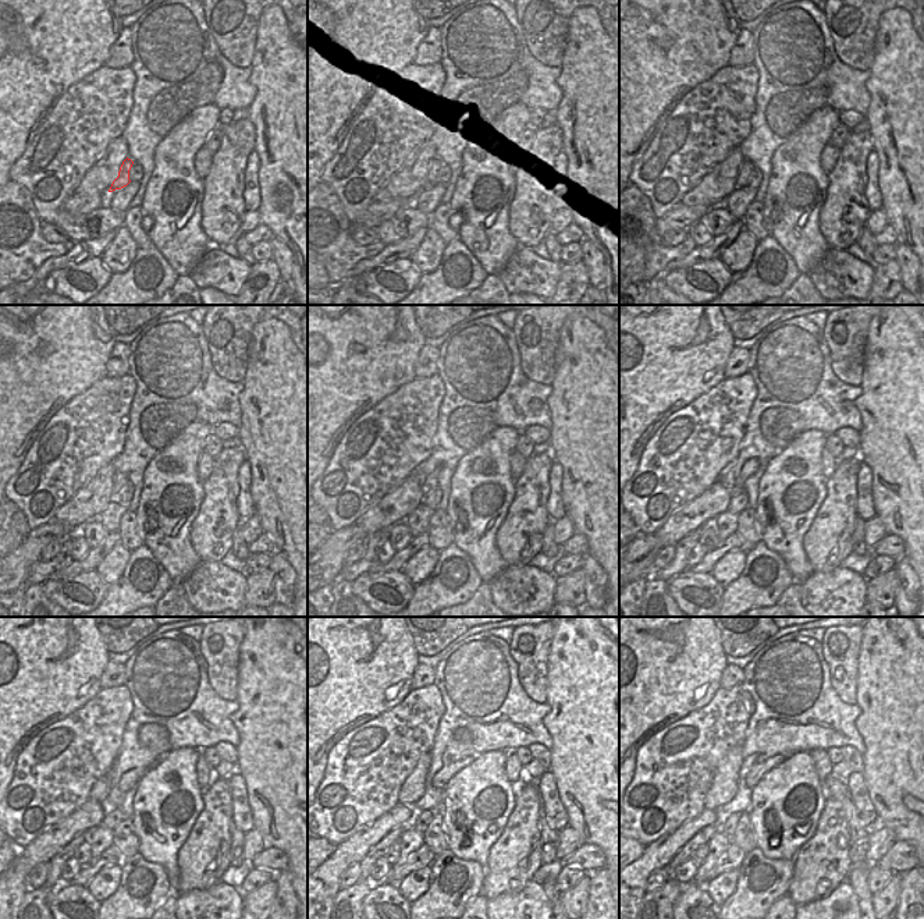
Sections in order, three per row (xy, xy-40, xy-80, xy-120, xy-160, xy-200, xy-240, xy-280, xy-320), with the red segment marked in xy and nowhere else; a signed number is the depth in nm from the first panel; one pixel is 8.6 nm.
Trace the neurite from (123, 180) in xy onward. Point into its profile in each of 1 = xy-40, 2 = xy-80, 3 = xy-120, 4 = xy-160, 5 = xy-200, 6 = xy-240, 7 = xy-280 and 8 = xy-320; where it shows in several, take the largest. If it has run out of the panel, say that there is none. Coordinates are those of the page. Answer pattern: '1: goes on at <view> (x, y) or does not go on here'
1: goes on at xy-40 (436, 165)
2: goes on at xy-80 (746, 167)
3: goes on at xy-120 (120, 479)
4: goes on at xy-160 (430, 482)
5: goes on at xy-200 (750, 465)
6: goes on at xy-240 (130, 779)
7: goes on at xy-280 (444, 774)
8: goes on at xy-320 (753, 777)

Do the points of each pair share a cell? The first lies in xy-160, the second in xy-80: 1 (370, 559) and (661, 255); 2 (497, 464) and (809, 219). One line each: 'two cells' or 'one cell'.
1: one cell
2: one cell

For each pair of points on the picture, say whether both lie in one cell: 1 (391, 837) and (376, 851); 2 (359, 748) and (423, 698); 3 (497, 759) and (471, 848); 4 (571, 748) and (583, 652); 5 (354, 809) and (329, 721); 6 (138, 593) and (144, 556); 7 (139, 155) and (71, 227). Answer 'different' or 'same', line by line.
1: same
2: same
3: same
4: same
5: different
6: same
7: different

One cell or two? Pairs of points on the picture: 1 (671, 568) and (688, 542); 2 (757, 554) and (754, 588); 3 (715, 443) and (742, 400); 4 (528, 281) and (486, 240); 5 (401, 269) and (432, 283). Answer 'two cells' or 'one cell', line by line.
1: one cell
2: one cell
3: one cell
4: two cells
5: two cells

